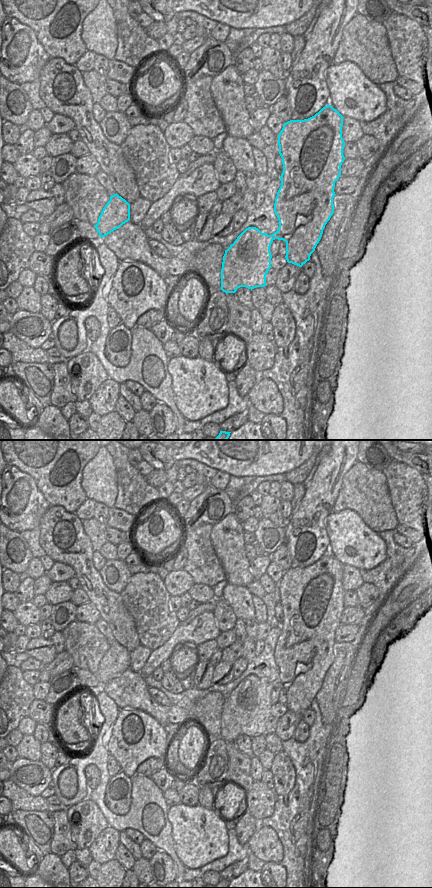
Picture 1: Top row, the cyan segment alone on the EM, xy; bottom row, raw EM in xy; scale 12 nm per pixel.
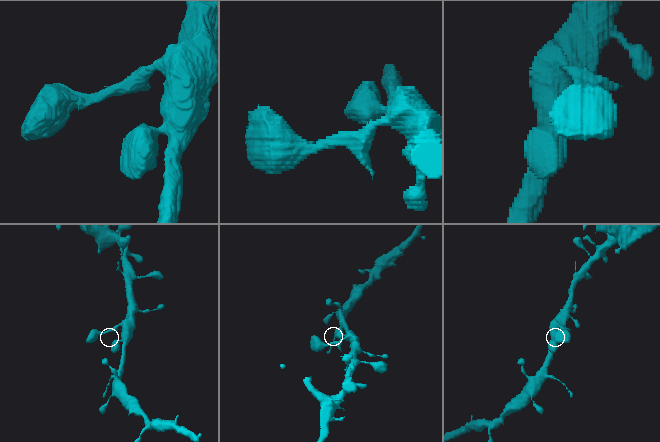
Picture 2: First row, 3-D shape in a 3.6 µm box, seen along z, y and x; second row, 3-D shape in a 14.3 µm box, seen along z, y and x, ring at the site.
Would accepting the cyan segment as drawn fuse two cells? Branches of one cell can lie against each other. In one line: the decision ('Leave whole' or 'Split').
Leave whole.

